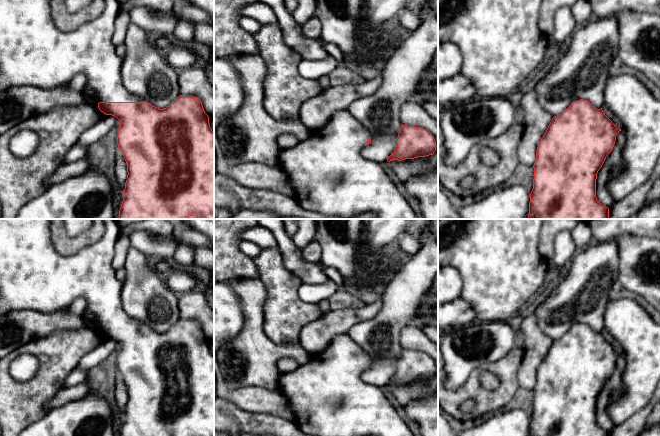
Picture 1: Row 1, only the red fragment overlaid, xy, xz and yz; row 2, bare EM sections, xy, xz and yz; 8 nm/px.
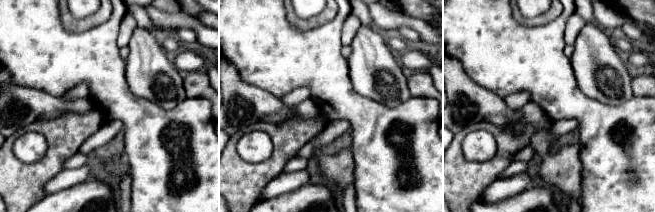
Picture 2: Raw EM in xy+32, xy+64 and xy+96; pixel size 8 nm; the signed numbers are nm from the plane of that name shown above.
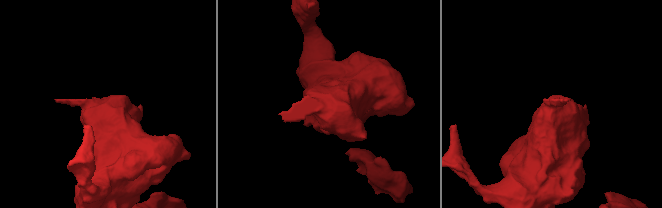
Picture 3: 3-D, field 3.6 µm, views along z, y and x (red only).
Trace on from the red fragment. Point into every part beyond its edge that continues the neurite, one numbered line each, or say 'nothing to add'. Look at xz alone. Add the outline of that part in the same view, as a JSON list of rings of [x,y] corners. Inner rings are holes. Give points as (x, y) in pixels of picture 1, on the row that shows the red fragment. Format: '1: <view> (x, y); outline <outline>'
1: xz (328, 178); outline [[[340,110],[335,112],[331,117],[329,122],[322,128],[312,131],[309,138],[305,141],[299,142],[296,146],[288,149],[279,149],[278,153],[278,164],[287,173],[288,178],[292,186],[296,191],[295,199],[296,201],[306,210],[315,211],[328,216],[339,216],[344,218],[356,217],[365,213],[374,213],[376,215],[375,219],[415,219],[415,213],[407,200],[403,195],[397,190],[394,183],[388,177],[384,170],[384,164],[378,163],[376,161],[371,161],[365,159],[361,156],[360,152],[362,148],[370,139],[372,139],[373,134],[368,131],[364,126],[362,126],[349,112],[348,110]]]

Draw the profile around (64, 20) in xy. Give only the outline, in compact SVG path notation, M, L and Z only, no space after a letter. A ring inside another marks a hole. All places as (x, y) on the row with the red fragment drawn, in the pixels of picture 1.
M51 0L51 13L58 29L68 32L85 22L97 18L104 9L104 0L93 0L92 3L76 13L70 13L64 0Z

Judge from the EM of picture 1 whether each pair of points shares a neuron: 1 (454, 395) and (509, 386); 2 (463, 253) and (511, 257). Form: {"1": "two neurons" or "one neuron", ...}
{"1": "one neuron", "2": "one neuron"}

